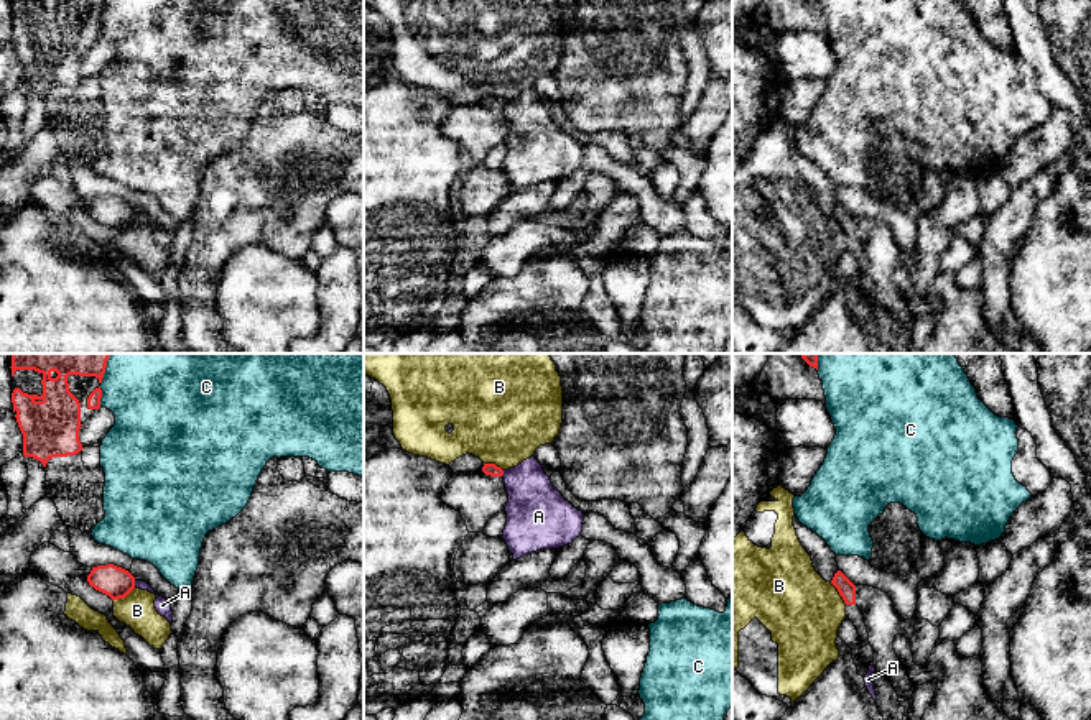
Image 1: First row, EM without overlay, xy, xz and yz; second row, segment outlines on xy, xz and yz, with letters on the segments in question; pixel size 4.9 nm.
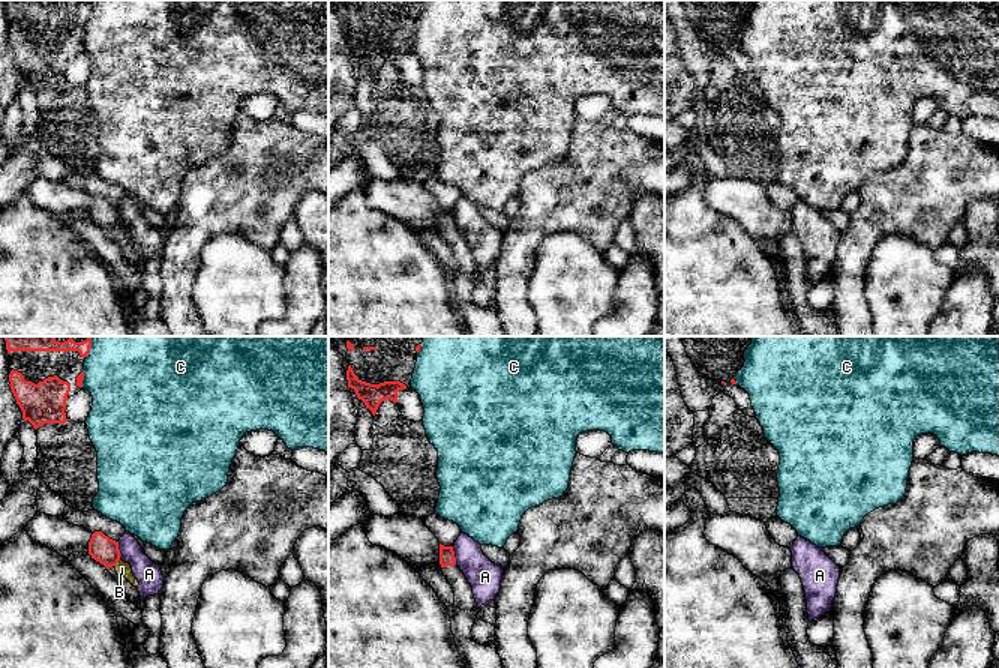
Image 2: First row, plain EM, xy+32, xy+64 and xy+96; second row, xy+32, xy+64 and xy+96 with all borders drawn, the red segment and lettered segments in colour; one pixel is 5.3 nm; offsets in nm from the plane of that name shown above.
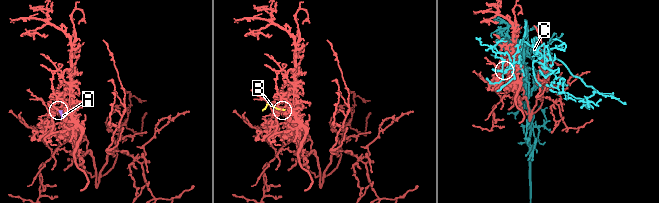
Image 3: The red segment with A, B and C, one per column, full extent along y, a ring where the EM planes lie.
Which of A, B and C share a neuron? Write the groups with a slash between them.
A / B / C

